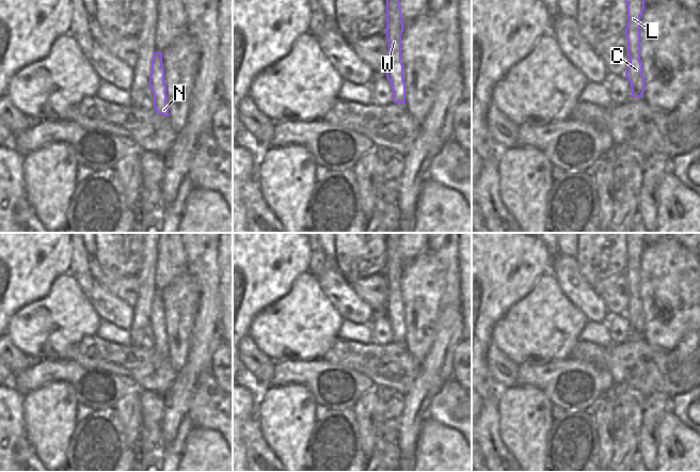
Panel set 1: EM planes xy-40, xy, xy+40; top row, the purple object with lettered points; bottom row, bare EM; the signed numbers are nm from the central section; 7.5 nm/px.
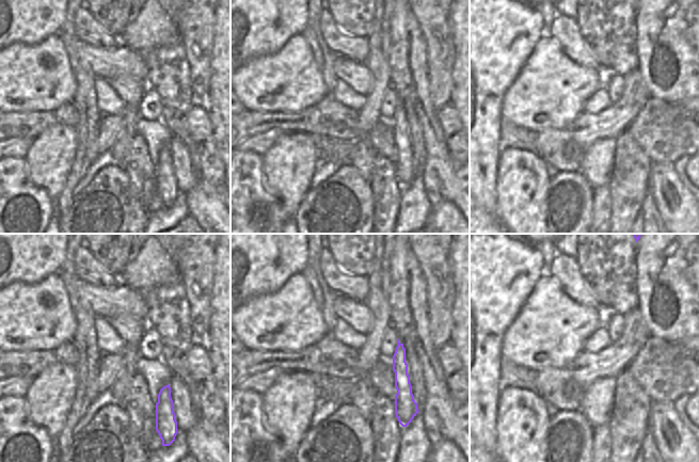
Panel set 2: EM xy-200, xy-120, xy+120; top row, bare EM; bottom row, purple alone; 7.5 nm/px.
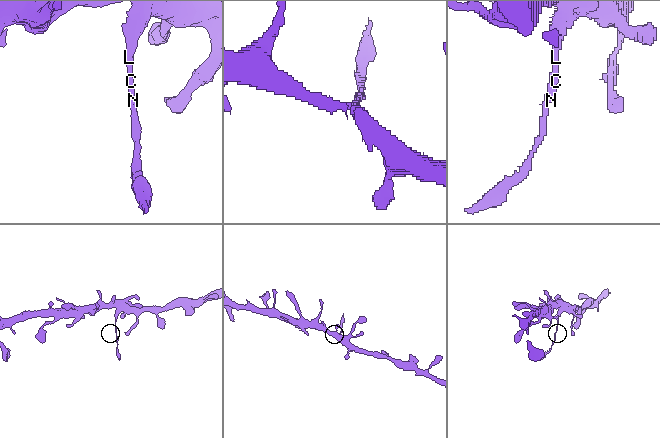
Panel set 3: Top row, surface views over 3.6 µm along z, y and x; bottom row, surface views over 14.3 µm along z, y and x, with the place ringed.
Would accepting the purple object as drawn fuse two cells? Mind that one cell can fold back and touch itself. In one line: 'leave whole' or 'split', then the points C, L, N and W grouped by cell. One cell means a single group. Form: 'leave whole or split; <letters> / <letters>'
split; C N / L W

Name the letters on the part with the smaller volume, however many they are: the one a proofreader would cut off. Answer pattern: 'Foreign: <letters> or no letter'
Foreign: C, N

